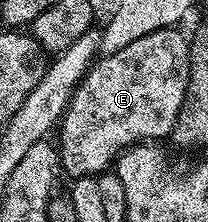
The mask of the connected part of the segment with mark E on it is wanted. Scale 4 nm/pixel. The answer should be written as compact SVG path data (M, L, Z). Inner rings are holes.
M177 27L161 28L152 34L144 34L144 38L128 42L128 46L116 50L116 54L102 56L86 73L60 121L60 168L65 175L67 172L70 178L97 177L117 161L118 153L123 148L143 142L162 142L169 137L186 97L190 74L190 40L187 33L178 31L182 30Z

